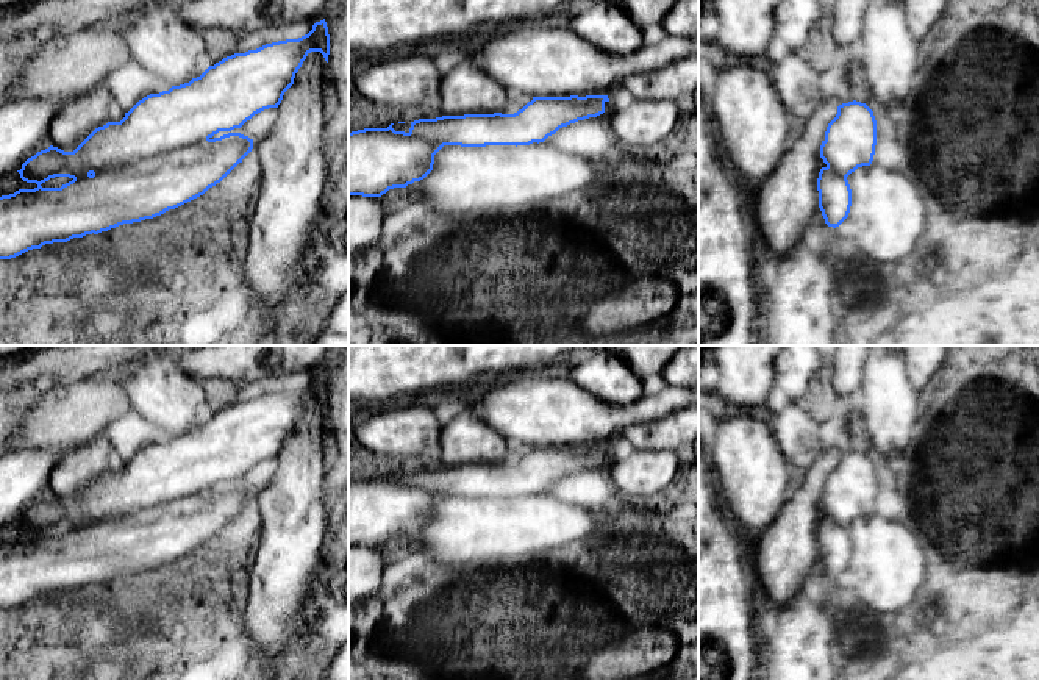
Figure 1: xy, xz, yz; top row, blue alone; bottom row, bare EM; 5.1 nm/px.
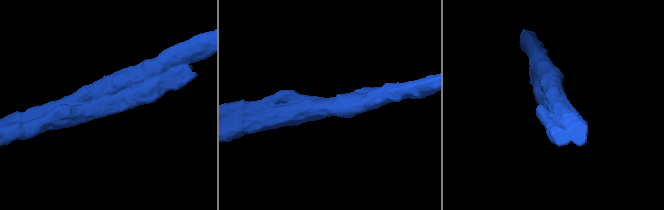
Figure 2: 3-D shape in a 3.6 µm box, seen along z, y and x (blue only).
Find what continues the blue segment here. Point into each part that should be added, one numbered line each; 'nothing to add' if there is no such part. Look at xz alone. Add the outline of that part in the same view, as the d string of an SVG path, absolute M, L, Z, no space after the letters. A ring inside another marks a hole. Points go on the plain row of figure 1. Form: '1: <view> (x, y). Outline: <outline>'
nothing to add

